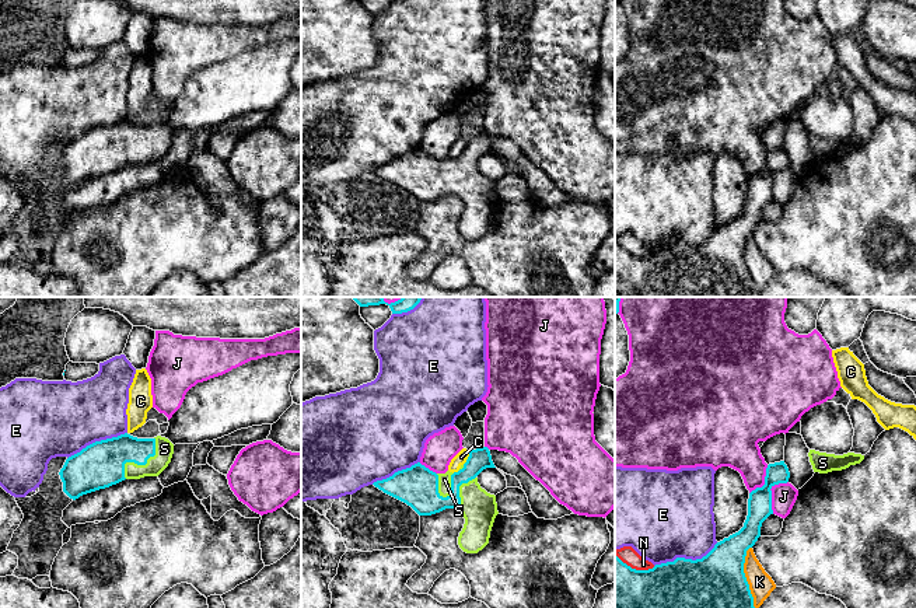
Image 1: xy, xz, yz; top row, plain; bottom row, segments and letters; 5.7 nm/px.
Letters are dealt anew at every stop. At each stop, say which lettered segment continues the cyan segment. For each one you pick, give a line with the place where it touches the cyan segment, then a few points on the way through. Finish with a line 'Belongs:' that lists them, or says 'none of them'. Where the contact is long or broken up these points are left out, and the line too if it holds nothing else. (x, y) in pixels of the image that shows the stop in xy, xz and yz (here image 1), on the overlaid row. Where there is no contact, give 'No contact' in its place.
S: Touches cyan at xy (142, 464)
Belongs: S

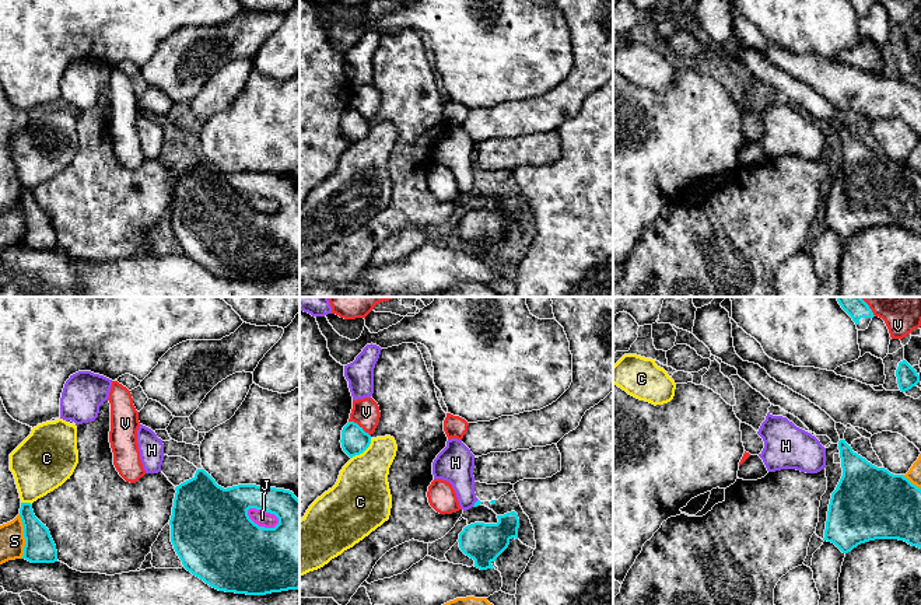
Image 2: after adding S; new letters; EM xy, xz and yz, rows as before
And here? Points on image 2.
Belongs: none of them

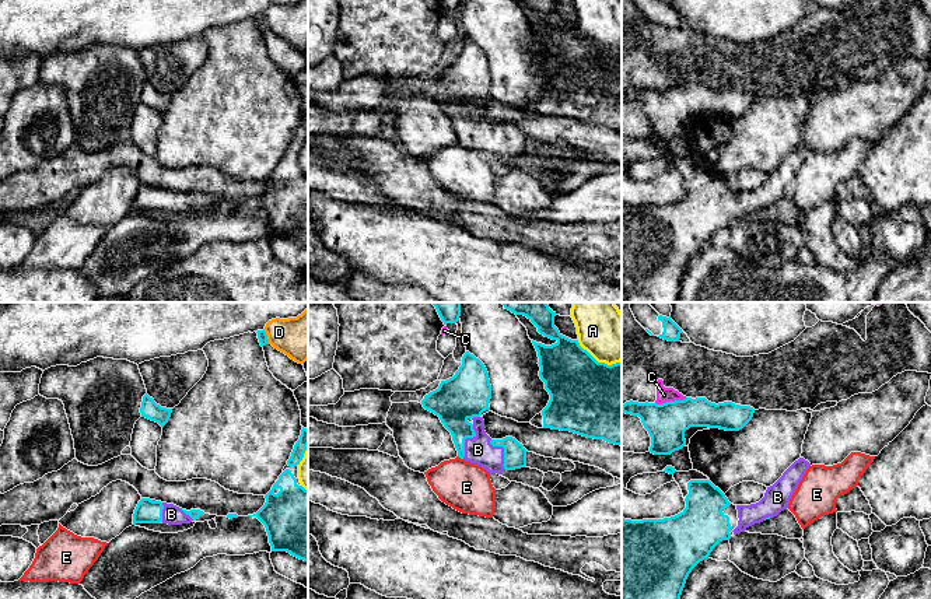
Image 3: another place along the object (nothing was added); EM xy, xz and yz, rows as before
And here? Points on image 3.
B: Touches cyan at xz (465, 438)
Belongs: B

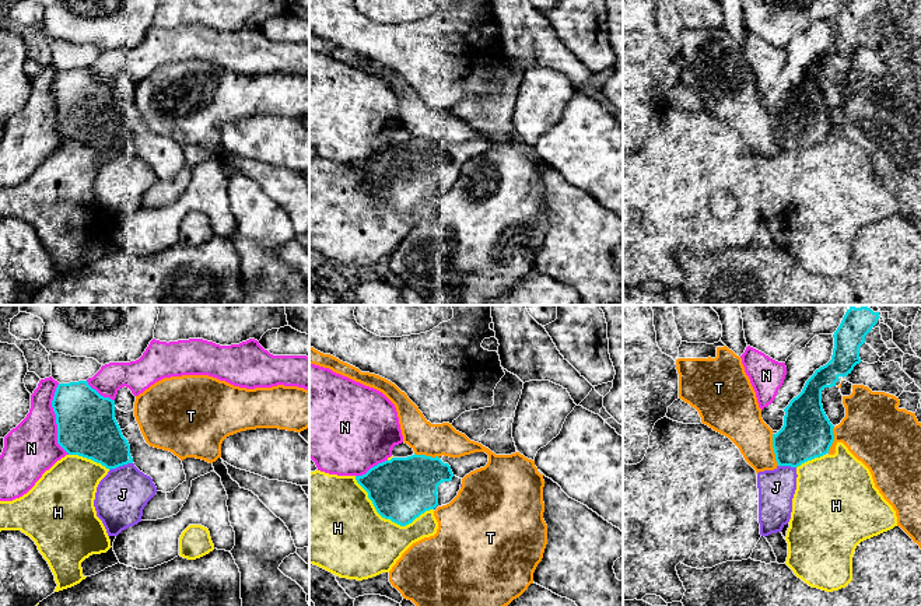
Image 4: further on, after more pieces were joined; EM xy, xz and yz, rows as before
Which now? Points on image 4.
Belongs: none of them

